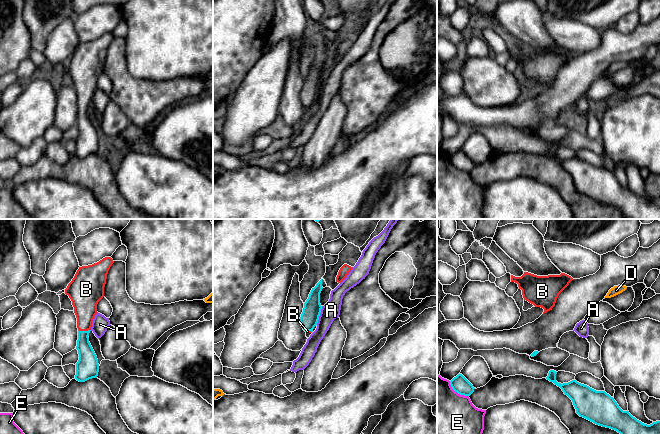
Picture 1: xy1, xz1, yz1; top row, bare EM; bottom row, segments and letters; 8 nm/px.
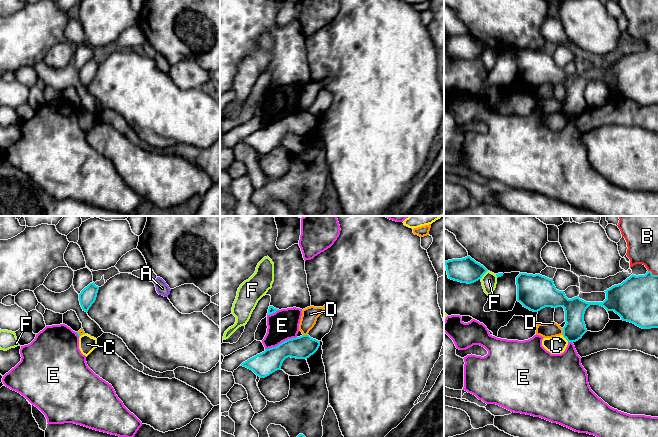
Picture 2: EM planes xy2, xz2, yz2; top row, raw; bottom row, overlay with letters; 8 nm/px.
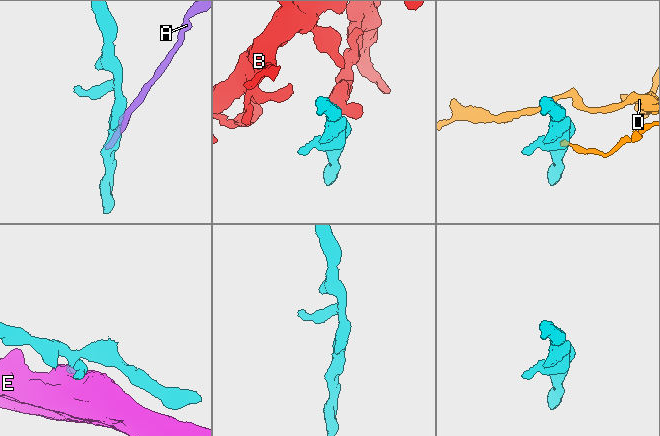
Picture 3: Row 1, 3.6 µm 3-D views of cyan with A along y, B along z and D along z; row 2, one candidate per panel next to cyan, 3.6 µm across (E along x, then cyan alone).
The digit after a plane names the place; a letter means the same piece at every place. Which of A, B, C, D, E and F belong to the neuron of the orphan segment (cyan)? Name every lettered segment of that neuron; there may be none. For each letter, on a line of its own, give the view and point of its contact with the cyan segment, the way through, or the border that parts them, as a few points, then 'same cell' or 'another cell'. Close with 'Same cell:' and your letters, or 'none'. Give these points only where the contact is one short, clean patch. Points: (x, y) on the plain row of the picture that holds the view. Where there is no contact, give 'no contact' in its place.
A: contact xz1 (319, 91); border xz1 (322, 82), (316, 100); another cell
B: contact xy1 (84, 107); way xy1 (88, 137), (84, 124), (84, 107), (84, 76); same cell
C: contact yz2 (565, 113); border yz2 (562, 111), (568, 117); another cell
D: contact yz2 (563, 107); border yz2 (561, 104), (563, 110); another cell
E: contact xz2 (281, 119); another cell
F: contact yz2 (484, 49); another cell
Same cell: B

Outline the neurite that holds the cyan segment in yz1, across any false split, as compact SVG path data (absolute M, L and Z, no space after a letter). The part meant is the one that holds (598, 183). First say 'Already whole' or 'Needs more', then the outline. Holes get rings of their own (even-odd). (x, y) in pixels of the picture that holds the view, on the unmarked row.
Already whole. M550 146L546 155L560 163L572 176L580 193L617 207L629 219L660 219L660 197L644 200L629 187L623 187L605 167L596 167L576 156L558 159L556 150L556 147Z

